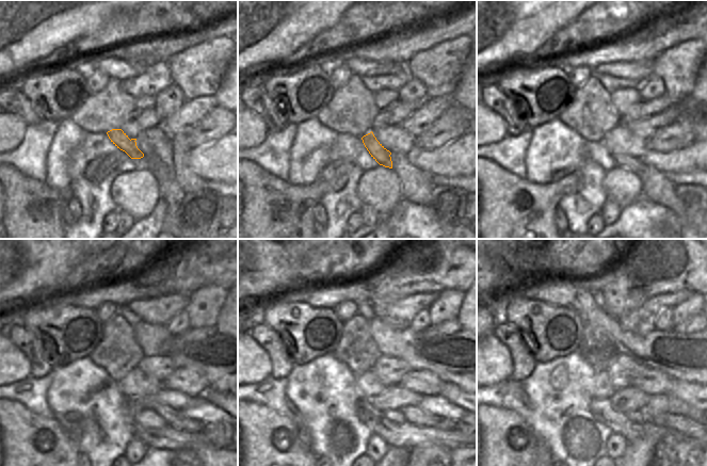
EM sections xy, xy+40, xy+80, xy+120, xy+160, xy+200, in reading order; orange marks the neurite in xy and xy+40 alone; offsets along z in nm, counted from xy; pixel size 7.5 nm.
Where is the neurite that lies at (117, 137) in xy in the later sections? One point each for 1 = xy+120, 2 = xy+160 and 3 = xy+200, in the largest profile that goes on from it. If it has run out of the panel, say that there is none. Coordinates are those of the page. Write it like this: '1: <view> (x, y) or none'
1: xy+120 (176, 418)
2: xy+160 (412, 414)
3: xy+200 (677, 422)

